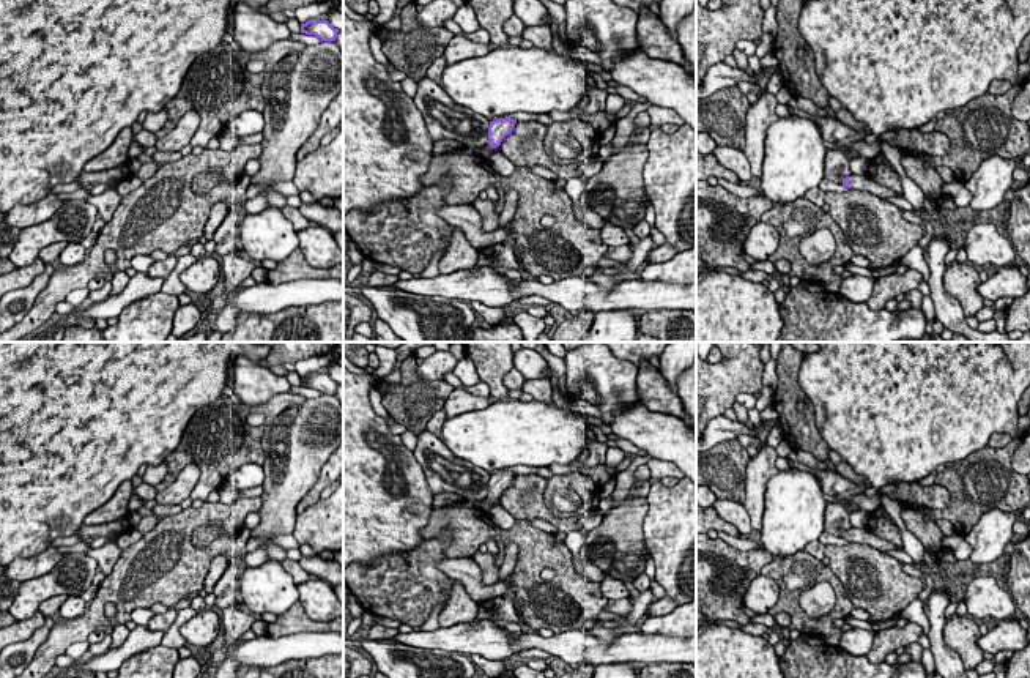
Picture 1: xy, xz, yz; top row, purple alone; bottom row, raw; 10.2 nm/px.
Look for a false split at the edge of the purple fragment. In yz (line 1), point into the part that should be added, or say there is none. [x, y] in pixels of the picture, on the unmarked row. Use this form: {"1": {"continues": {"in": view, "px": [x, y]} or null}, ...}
{"1": {"continues": {"in": "yz", "px": [857, 535]}}}

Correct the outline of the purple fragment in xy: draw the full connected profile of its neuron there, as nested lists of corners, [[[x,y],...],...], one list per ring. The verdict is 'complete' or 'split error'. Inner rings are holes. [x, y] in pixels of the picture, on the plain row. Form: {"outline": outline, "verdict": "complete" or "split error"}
{"outline": [[[310,372],[301,377],[301,386],[315,388],[321,394],[335,394],[339,383],[334,382],[328,374]]], "verdict": "complete"}

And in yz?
{"outline": [[[850,527],[849,530],[843,531],[843,539],[846,539],[849,542],[868,544],[884,553],[888,550],[898,550],[898,552],[904,550],[904,547],[898,549],[891,542],[869,533],[866,528]]], "verdict": "split error"}

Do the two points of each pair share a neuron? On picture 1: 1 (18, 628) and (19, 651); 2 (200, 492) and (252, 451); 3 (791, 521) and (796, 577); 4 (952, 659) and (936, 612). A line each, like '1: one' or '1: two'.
1: two
2: one
3: two
4: one

